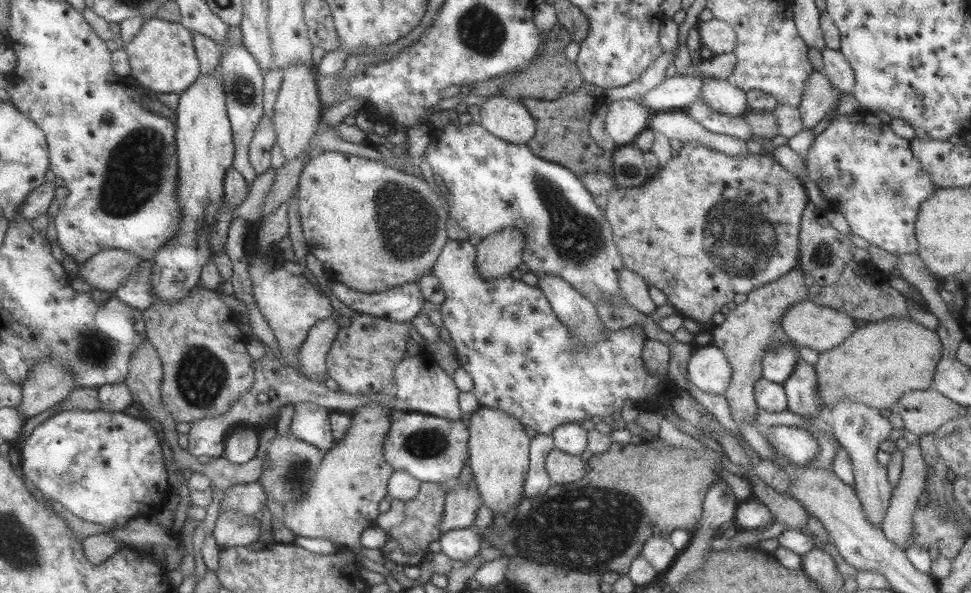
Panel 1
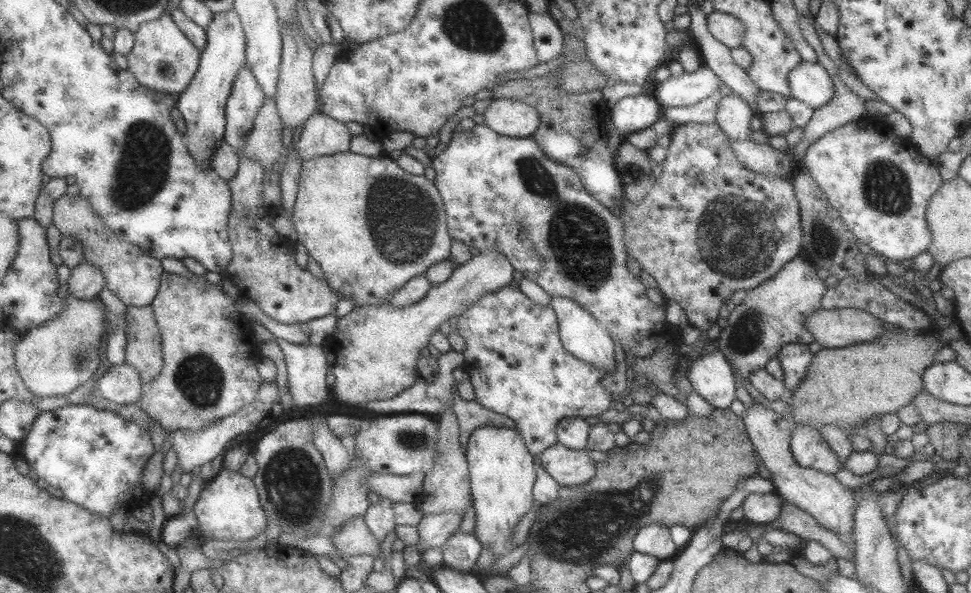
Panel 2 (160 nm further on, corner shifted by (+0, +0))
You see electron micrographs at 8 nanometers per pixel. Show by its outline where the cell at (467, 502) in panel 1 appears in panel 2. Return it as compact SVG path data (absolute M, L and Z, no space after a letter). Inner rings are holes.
M454 512L423 515L416 525L418 541L416 548L420 553L428 548L441 547L451 534L457 532L462 516Z

